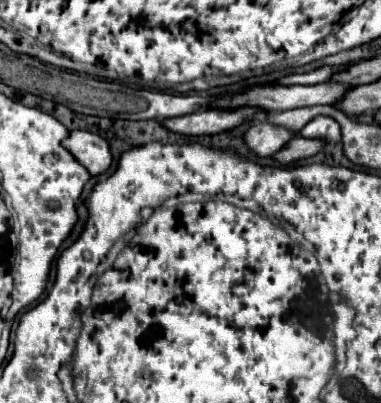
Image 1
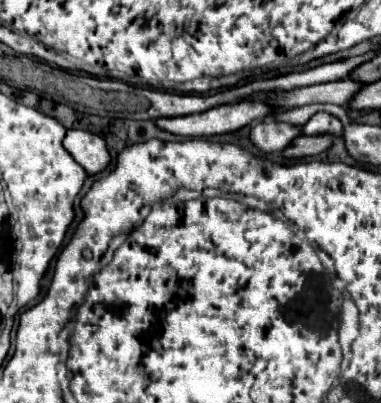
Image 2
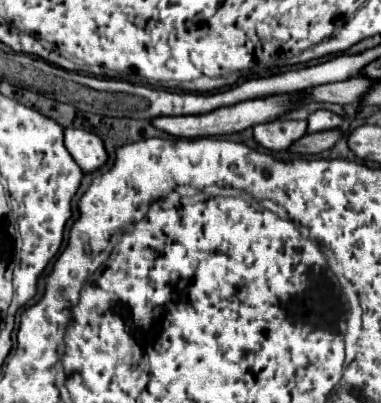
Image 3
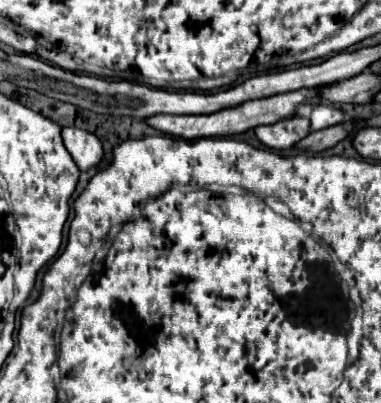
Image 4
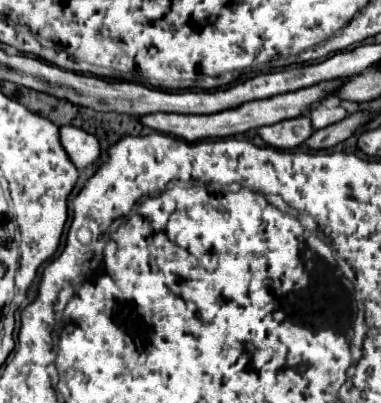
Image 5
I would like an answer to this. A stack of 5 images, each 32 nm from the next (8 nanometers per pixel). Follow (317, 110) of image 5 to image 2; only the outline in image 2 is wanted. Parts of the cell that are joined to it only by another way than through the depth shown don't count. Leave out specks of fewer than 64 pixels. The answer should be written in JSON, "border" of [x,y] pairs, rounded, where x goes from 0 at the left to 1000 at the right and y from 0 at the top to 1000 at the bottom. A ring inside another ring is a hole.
{"border":[[[835,278],[798,308],[803,337],[824,337],[829,328],[882,328],[882,337],[898,337],[898,323],[903,323],[898,303],[861,278]]]}

